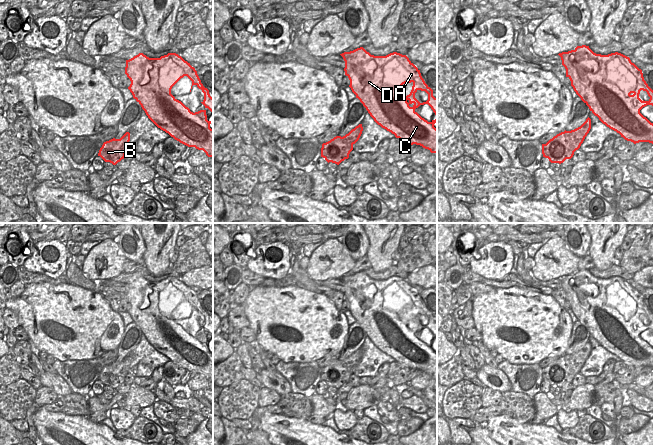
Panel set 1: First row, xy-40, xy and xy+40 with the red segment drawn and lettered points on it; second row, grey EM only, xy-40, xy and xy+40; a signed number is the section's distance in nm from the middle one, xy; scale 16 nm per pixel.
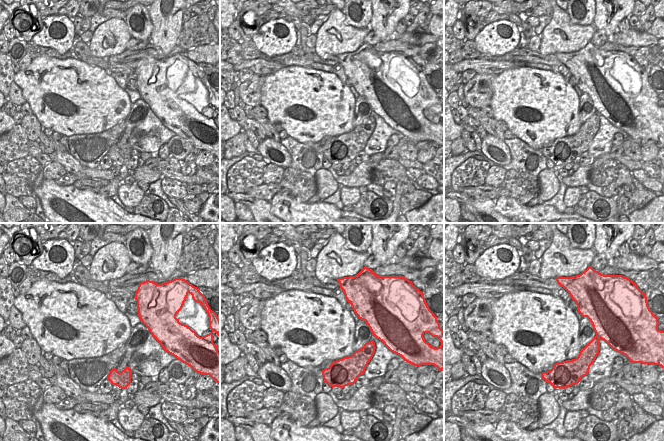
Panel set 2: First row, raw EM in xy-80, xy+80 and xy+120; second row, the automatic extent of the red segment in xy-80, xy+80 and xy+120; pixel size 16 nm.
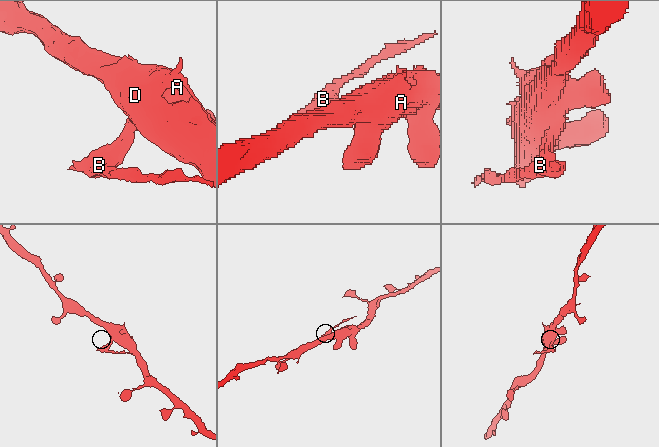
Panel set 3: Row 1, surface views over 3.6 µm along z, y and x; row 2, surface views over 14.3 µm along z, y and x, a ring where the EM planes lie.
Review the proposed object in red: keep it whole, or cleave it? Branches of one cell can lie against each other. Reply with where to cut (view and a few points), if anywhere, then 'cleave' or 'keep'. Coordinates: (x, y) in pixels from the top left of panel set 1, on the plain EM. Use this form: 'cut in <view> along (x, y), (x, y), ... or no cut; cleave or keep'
cut in xy+40 along (582, 348), (582, 357), (586, 359); cleave

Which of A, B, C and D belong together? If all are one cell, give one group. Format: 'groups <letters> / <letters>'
groups A C D / B

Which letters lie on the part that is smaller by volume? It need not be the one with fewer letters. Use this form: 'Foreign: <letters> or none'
Foreign: B

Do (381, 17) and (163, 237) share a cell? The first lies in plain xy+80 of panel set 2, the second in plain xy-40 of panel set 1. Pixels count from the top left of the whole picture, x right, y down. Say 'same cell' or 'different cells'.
same cell

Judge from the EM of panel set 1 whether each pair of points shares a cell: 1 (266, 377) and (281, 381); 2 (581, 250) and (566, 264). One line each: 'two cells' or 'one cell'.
1: one cell
2: two cells

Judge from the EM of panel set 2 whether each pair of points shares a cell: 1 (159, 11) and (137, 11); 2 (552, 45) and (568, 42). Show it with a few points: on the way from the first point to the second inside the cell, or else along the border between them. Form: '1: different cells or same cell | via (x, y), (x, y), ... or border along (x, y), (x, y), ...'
1: different cells | border along (147, 10), (152, 24), (151, 33)
2: same cell | via (556, 42), (564, 42)

